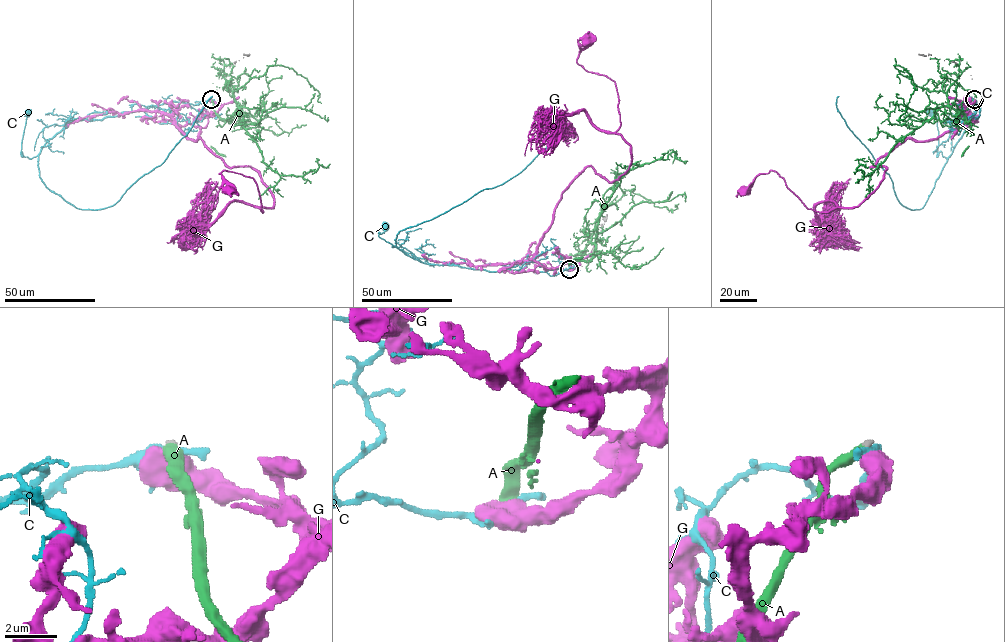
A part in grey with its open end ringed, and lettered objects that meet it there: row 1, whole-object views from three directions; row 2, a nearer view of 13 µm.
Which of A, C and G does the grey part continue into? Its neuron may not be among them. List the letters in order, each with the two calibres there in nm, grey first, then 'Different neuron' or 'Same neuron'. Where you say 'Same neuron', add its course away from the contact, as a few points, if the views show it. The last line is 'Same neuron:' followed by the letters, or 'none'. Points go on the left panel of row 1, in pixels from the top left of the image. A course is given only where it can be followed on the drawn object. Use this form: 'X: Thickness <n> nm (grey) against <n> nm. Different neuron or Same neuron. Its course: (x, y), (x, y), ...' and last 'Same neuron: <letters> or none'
A: Thickness 170 nm (grey) against 420 nm. Same neuron. Its course: (211, 99), (221, 119), (229, 120), (238, 107), (263, 161), (280, 175), (304, 175), (319, 167), (315, 161)
C: Thickness 170 nm (grey) against 240 nm. Different neuron
G: Thickness 170 nm (grey) against 750 nm. Different neuron
Same neuron: A

